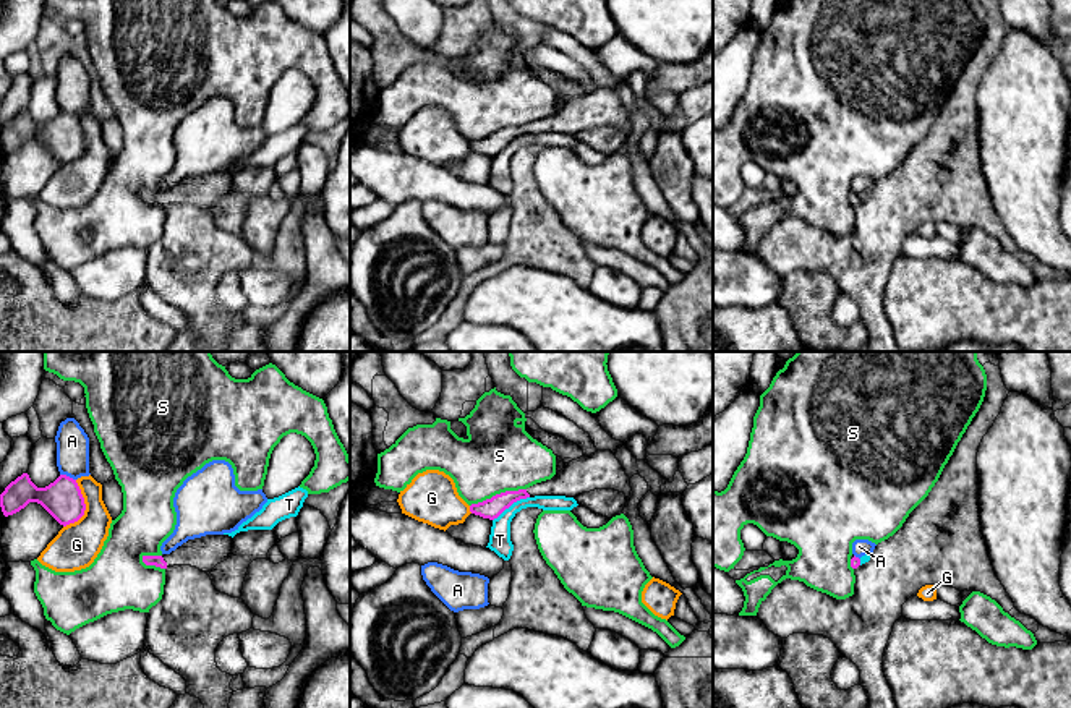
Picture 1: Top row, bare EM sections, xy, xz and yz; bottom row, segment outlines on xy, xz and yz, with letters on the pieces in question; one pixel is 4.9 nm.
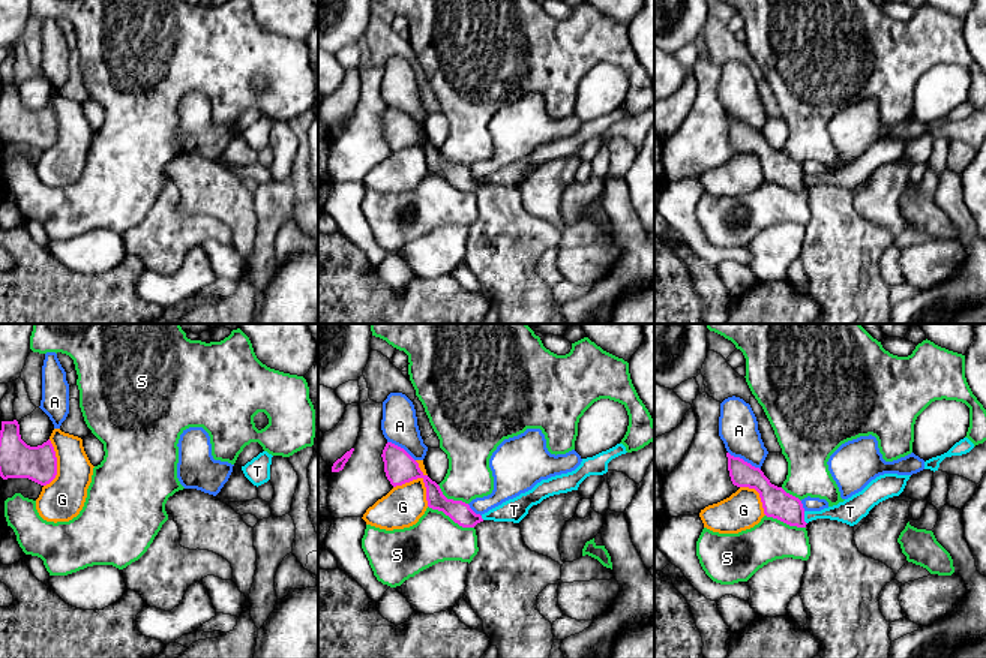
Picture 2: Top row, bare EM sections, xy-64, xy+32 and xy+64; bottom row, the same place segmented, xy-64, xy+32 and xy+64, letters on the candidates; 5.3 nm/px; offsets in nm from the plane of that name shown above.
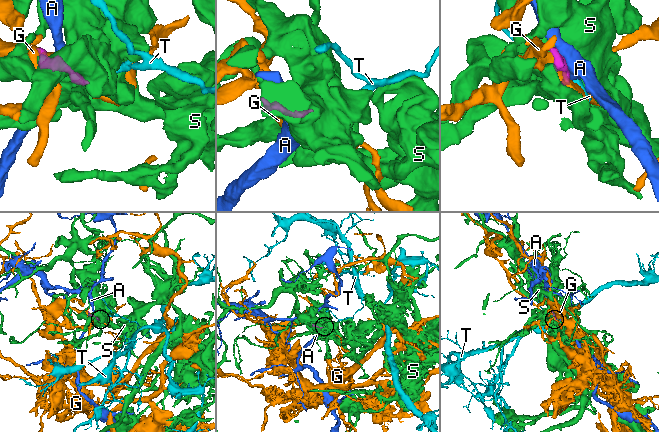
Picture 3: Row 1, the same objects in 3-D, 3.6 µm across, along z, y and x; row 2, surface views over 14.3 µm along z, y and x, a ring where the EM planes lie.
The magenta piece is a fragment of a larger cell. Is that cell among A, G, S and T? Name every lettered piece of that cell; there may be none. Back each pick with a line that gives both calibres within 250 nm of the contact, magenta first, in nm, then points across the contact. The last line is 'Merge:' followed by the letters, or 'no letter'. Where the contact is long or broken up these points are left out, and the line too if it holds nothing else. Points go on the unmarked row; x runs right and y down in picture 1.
Merge: no letter

